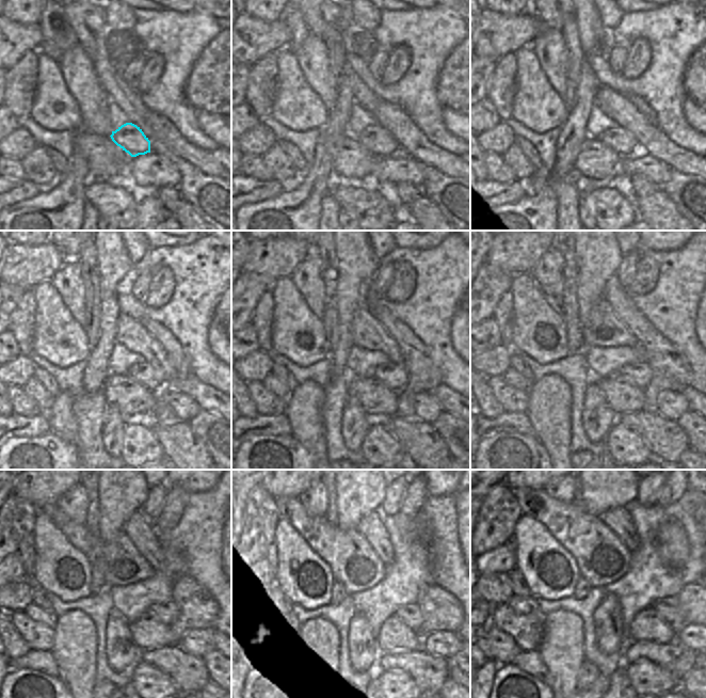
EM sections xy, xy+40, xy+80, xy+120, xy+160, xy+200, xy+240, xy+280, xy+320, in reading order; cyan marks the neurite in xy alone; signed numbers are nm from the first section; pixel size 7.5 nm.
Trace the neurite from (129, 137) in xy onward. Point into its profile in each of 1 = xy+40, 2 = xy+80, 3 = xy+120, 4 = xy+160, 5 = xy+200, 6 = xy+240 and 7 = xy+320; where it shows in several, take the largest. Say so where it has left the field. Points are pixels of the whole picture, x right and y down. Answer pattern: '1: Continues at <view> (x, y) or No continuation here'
1: Continues at xy+40 (375, 139)
2: Continues at xy+80 (619, 139)
3: Continues at xy+120 (151, 378)
4: Continues at xy+160 (395, 377)
5: Continues at xy+200 (640, 374)
6: Continues at xy+240 (166, 612)
7: Continues at xy+320 (669, 608).

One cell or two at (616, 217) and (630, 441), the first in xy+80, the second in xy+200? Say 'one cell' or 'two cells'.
one cell

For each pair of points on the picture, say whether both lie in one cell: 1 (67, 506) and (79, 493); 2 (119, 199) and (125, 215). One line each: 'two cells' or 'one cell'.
1: one cell
2: one cell

